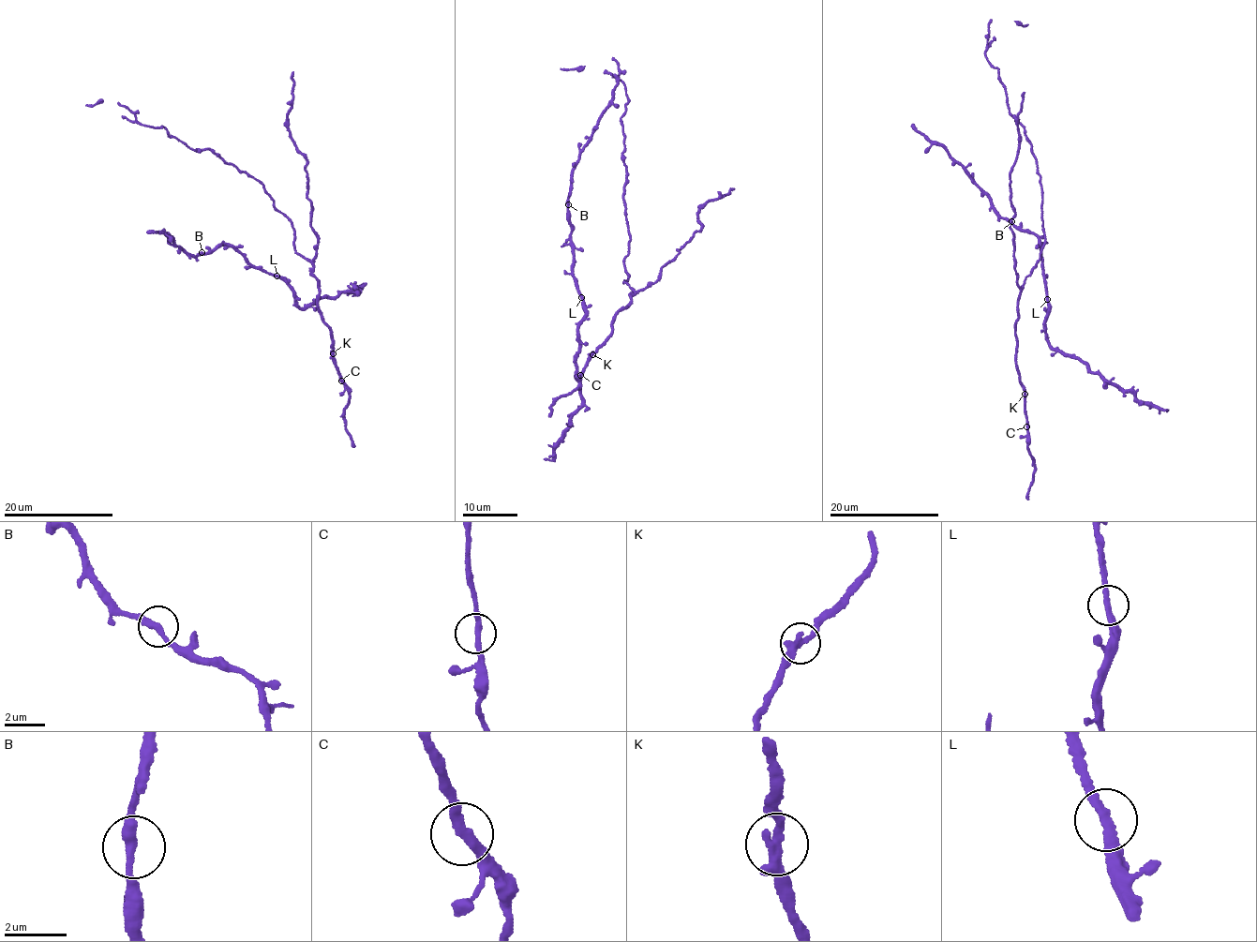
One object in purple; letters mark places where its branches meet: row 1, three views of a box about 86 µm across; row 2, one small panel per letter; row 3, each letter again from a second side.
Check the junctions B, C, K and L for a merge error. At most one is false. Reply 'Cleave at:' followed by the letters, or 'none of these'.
Cleave at: none of these

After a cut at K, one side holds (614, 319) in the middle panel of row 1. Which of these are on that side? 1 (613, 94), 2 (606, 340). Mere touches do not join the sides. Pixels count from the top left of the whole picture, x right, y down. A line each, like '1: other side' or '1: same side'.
1: other side
2: same side

